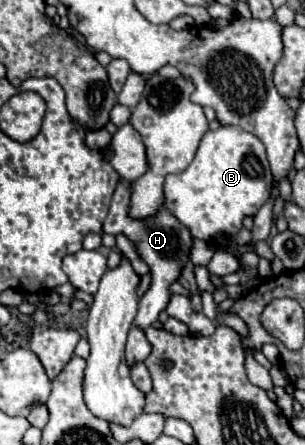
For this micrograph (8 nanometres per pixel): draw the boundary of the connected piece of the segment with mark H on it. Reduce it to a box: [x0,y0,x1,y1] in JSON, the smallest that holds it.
[103,182,191,330]

